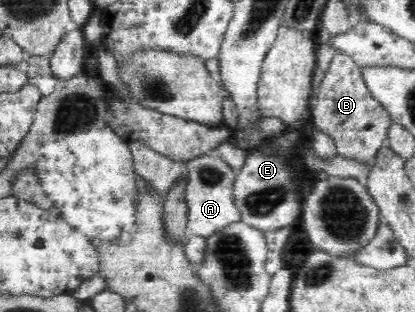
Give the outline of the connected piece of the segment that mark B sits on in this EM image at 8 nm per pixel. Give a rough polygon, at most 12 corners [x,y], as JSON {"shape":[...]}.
{"shape":[[337,53],[310,118],[364,163],[392,120],[353,58]]}

